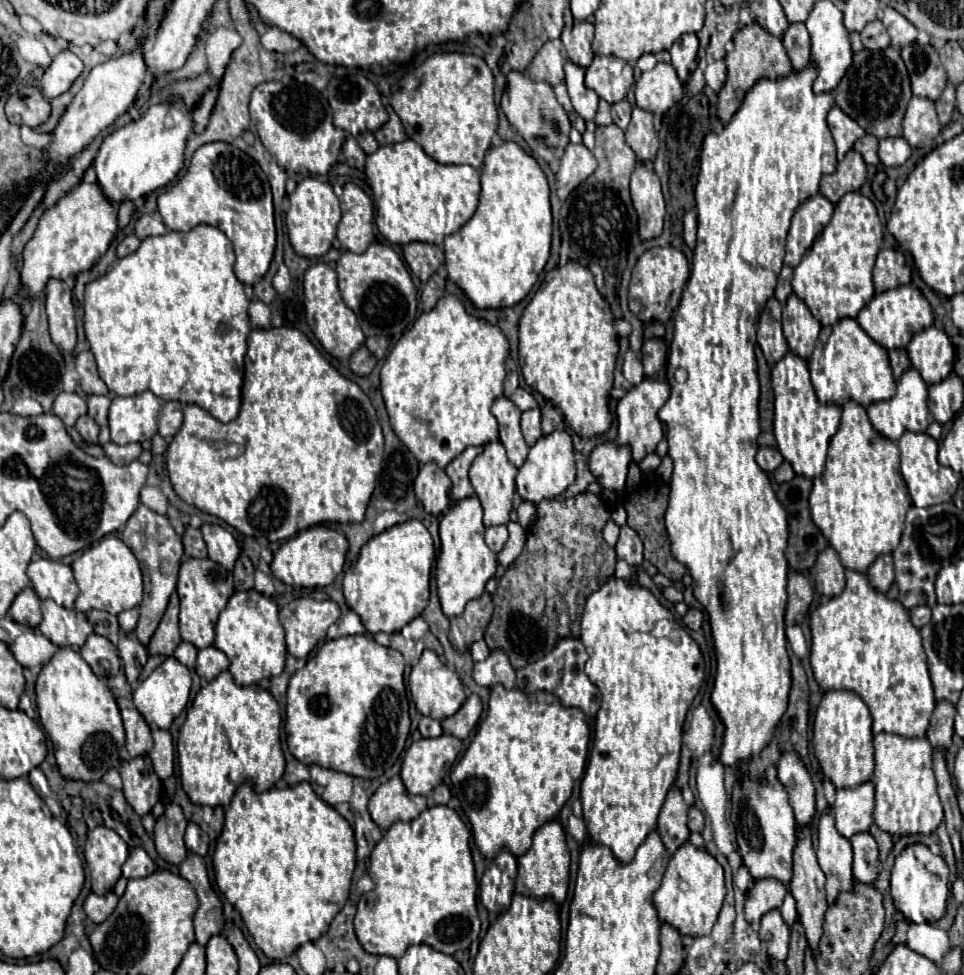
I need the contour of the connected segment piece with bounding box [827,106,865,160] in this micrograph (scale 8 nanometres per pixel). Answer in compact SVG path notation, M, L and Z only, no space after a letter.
M835 106L829 112L827 124L829 124L833 140L837 144L837 160L841 160L853 148L857 138L861 138L865 134L865 130L853 118L849 118L839 106Z

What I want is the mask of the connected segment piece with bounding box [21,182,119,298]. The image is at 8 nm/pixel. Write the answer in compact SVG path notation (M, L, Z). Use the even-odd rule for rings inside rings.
M99 182L77 184L53 208L43 212L33 238L25 246L21 268L23 294L37 298L45 292L49 278L69 280L71 274L89 270L107 252L117 228L117 208L103 194Z

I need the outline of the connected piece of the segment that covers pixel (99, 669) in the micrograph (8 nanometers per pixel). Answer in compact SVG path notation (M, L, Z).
M91 634L87 638L87 642L81 648L81 656L99 678L115 676L121 668L117 648L107 638L97 636L97 634Z

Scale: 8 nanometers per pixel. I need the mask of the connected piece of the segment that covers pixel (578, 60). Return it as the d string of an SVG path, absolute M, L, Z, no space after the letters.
M583 20L583 22L575 22L572 27L565 26L560 39L569 60L575 62L577 66L587 68L589 62L593 60L593 50L591 50L593 24L589 20Z

